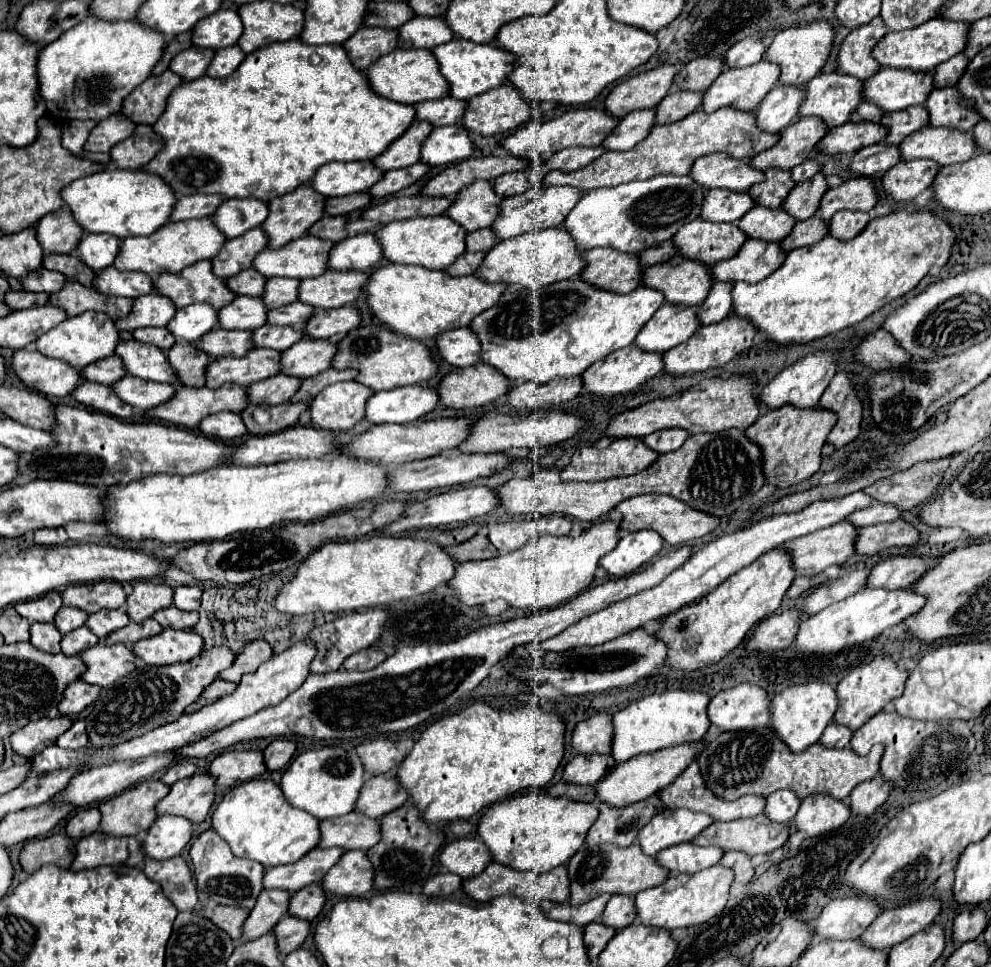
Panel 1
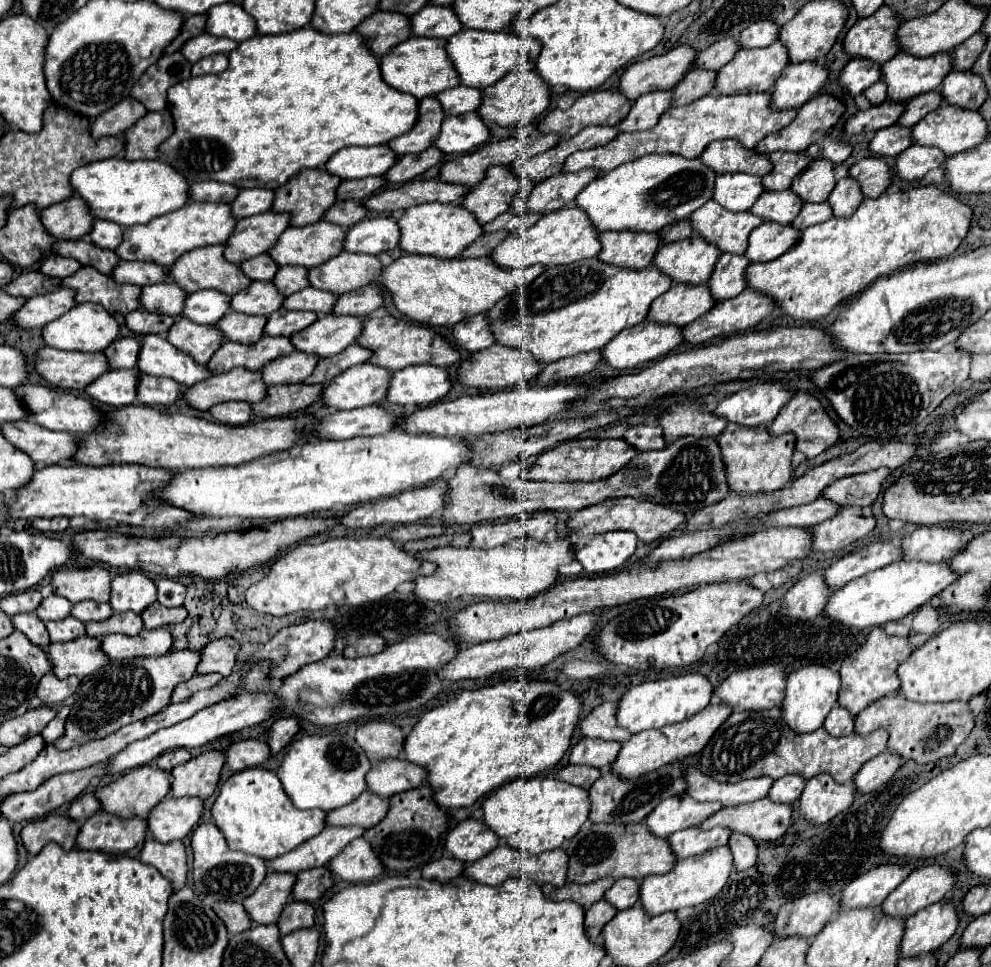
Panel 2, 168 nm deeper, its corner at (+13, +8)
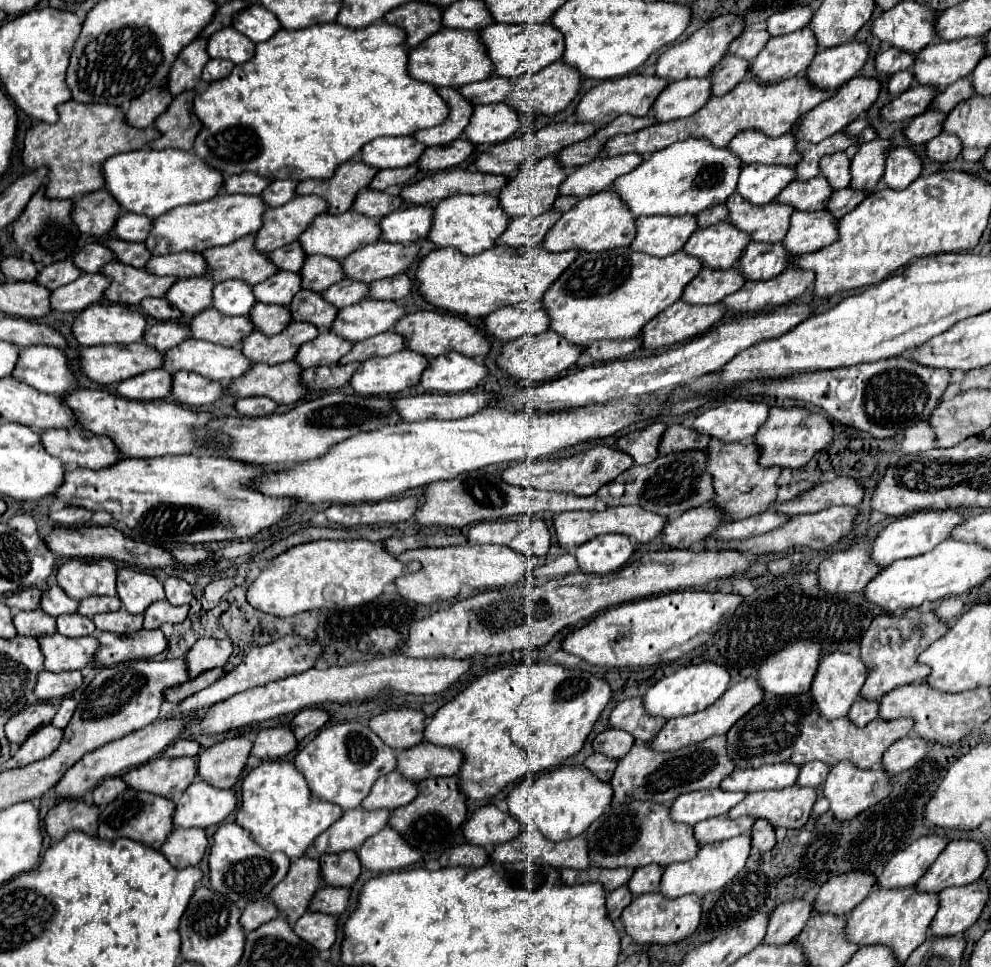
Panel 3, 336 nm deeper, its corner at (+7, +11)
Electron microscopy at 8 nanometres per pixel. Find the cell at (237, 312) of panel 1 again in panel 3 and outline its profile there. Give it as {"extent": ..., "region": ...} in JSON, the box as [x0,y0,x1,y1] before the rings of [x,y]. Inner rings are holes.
{"extent":[254,270,302,306],"region":[[[280,270],[278,274],[270,276],[266,282],[254,286],[254,296],[258,302],[266,304],[280,304],[288,306],[296,292],[302,290],[302,276],[296,272]]]}

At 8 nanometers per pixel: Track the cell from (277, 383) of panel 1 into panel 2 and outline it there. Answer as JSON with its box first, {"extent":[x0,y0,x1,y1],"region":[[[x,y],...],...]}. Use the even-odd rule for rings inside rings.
{"extent":[260,351,318,385],"region":[[[292,351],[286,357],[278,357],[276,361],[270,361],[260,369],[262,381],[270,385],[292,385],[292,383],[302,383],[308,373],[312,373],[318,357]]]}

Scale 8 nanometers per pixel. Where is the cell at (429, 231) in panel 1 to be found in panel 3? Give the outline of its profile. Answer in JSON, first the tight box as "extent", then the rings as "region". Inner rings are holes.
{"extent":[430,194,510,254],"region":[[[458,194],[442,200],[434,206],[434,226],[430,230],[430,240],[436,246],[452,246],[462,254],[480,254],[496,246],[498,238],[510,224],[510,216],[500,206],[500,200],[490,194]]]}

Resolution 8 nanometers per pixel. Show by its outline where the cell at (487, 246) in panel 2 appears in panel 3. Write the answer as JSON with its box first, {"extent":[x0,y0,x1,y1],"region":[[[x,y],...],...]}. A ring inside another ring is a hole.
{"extent":[498,210,561,248],"region":[[[550,210],[534,219],[526,218],[526,216],[512,218],[508,230],[502,234],[498,244],[512,246],[512,248],[540,245],[542,238],[545,237],[550,228],[554,226],[554,222],[557,222],[561,215],[561,212]]]}

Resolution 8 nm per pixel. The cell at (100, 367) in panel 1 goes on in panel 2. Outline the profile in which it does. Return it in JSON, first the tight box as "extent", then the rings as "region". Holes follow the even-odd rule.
{"extent":[104,337,140,369],"region":[[[120,337],[112,345],[104,349],[110,369],[134,369],[136,367],[136,353],[140,351],[138,339]]]}

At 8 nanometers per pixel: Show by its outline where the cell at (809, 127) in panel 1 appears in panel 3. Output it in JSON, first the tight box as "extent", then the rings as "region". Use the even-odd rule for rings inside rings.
{"extent":[794,74,880,142],"region":[[[858,74],[852,80],[848,80],[832,98],[824,100],[814,110],[810,110],[810,114],[806,114],[806,118],[802,118],[802,126],[798,126],[798,130],[794,130],[794,136],[810,140],[810,142],[822,142],[824,138],[844,130],[862,112],[866,112],[878,100],[878,94],[880,94],[880,82],[876,78]]]}

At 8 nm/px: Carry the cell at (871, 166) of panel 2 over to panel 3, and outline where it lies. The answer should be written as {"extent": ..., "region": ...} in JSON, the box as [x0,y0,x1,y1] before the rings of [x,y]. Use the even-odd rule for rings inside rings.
{"extent":[882,146,922,190],"region":[[[900,146],[894,148],[886,158],[886,170],[882,182],[888,188],[900,190],[910,186],[920,176],[920,172],[922,172],[922,158],[910,146]]]}

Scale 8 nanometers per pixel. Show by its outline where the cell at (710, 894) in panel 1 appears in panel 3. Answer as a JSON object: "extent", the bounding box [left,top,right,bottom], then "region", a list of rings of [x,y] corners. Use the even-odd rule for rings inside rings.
{"extent":[660,834,752,898],"region":[[[740,834],[730,840],[722,840],[716,844],[706,844],[700,846],[696,858],[680,864],[670,864],[664,870],[660,892],[666,894],[668,898],[680,898],[684,894],[706,894],[722,888],[726,882],[730,882],[746,864],[752,848],[752,838],[750,834]]]}

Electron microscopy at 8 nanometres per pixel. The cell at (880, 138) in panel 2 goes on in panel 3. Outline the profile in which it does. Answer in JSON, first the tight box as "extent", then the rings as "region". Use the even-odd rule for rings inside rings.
{"extent":[906,110,946,144],"region":[[[928,110],[912,120],[912,124],[906,128],[906,138],[912,144],[926,144],[942,132],[944,120],[946,120],[946,112]]]}

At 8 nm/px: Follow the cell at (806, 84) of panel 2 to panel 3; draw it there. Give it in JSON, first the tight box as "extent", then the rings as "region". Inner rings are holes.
{"extent":[806,40,870,90],"region":[[[850,40],[846,44],[824,48],[816,54],[806,76],[812,84],[824,90],[838,90],[844,82],[854,78],[866,64],[870,48],[864,42]]]}

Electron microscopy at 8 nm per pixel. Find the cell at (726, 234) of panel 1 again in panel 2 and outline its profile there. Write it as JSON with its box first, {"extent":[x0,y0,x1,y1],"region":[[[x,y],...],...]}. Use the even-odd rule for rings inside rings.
{"extent":[690,201,758,255],"region":[[[708,201],[700,209],[696,209],[690,217],[692,231],[716,245],[722,253],[738,253],[742,255],[748,243],[748,233],[754,225],[758,225],[758,217],[748,211],[732,213],[720,209],[714,201]]]}

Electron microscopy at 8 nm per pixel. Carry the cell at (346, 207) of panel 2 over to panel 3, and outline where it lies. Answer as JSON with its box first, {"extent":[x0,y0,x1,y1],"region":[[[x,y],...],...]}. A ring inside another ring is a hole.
{"extent":[354,190,404,220],"region":[[[362,190],[358,192],[356,196],[356,202],[354,202],[354,210],[360,212],[360,214],[366,214],[374,220],[380,220],[384,216],[388,216],[390,212],[398,210],[404,206],[404,200],[396,194],[388,194],[388,192],[380,192],[380,190]]]}

